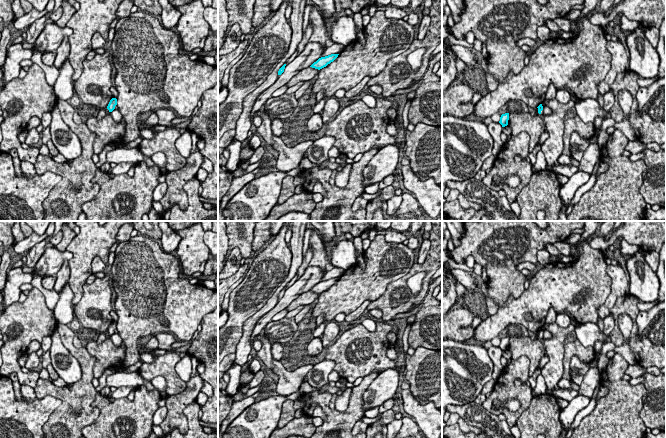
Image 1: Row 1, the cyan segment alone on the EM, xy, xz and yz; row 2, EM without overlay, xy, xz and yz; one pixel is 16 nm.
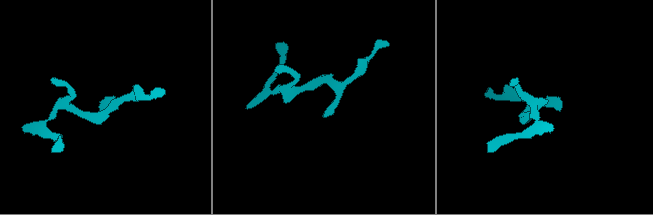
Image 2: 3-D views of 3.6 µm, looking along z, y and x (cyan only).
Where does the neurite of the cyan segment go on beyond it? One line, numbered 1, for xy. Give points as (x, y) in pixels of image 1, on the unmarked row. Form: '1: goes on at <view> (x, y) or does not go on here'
1: does not go on here

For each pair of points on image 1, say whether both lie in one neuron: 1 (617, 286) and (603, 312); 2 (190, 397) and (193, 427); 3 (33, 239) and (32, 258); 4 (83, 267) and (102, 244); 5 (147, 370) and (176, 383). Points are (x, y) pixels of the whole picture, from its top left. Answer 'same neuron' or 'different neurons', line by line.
1: same neuron
2: different neurons
3: different neurons
4: same neuron
5: same neuron

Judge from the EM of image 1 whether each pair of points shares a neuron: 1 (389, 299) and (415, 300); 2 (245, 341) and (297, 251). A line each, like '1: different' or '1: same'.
1: same
2: same

